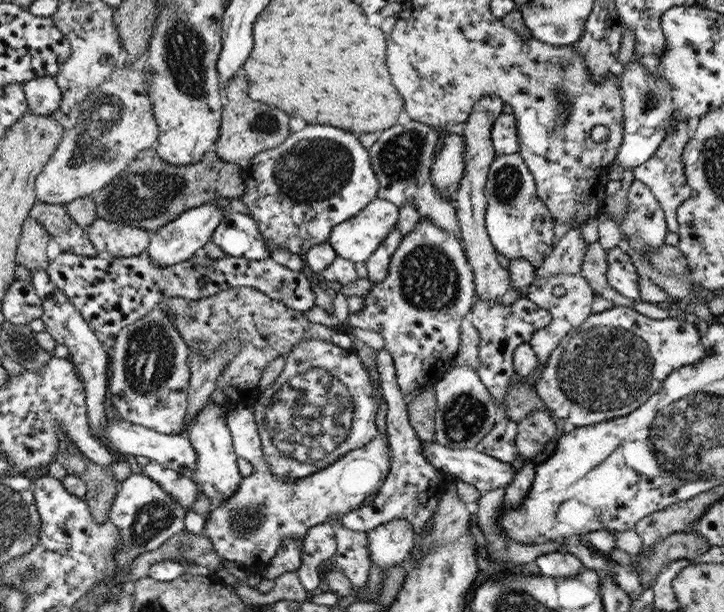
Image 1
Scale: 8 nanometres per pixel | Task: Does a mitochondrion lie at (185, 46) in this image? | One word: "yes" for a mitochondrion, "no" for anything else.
yes

